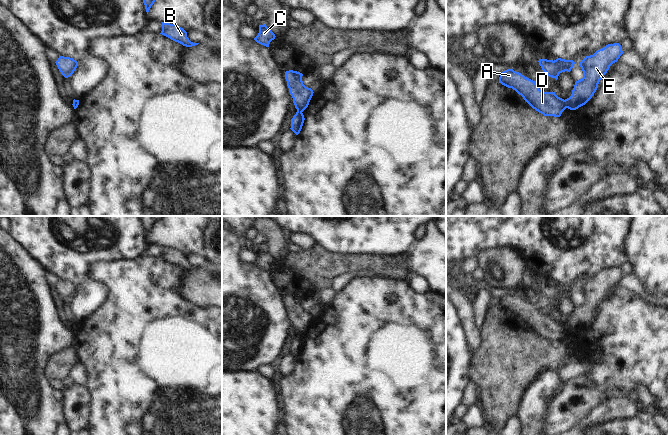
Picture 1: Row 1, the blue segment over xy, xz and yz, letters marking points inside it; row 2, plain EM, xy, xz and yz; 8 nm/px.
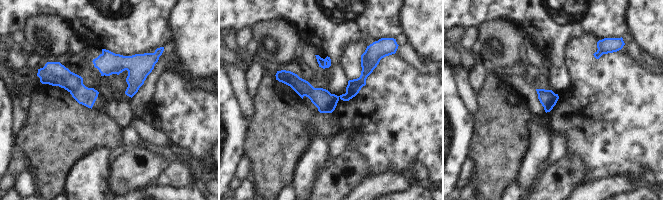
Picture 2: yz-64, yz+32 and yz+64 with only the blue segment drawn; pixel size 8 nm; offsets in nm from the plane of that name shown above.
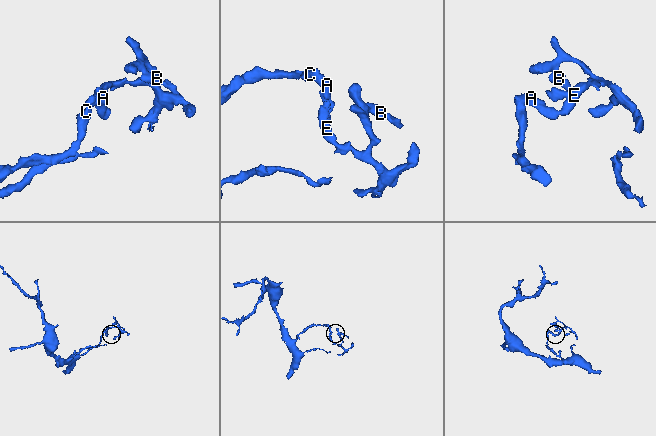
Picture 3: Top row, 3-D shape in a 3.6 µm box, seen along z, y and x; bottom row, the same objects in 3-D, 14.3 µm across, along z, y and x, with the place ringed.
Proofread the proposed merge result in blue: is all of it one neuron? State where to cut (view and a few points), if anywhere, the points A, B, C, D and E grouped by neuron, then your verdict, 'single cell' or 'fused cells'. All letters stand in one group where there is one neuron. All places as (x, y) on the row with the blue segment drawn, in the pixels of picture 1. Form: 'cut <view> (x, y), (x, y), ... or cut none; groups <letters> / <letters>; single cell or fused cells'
cut yz (564, 100), (567, 107); groups A C D / B E; fused cells

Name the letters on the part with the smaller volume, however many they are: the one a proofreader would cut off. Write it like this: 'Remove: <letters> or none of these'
Remove: B, E

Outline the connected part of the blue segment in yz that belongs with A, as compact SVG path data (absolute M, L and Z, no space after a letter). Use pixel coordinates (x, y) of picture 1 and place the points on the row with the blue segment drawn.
M507 69L500 74L499 83L512 88L536 111L544 116L560 117L567 108L565 100L555 92L544 92L536 82L513 69Z

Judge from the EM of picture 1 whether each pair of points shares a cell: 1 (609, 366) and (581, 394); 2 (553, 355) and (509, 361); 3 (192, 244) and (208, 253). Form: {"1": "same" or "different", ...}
{"1": "different", "2": "same", "3": "different"}

